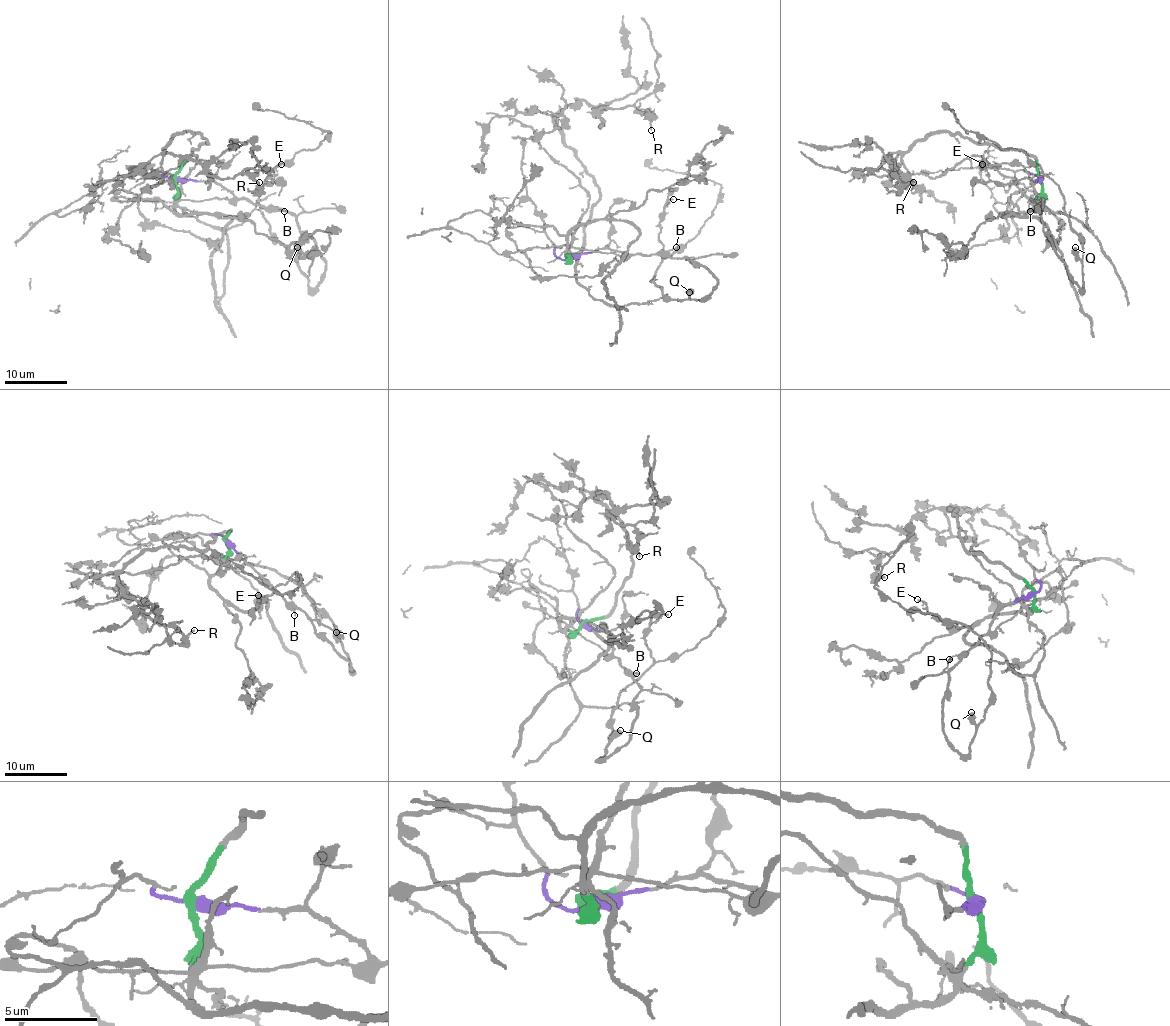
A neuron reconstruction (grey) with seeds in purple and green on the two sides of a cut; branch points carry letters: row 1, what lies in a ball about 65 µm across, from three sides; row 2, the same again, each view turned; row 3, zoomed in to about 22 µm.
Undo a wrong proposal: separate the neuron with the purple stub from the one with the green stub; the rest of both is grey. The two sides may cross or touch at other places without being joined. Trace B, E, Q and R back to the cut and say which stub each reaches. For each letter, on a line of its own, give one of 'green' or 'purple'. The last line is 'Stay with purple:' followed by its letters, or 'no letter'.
B: purple
E: purple
Q: purple
R: green
Stay with purple: B, E, Q

